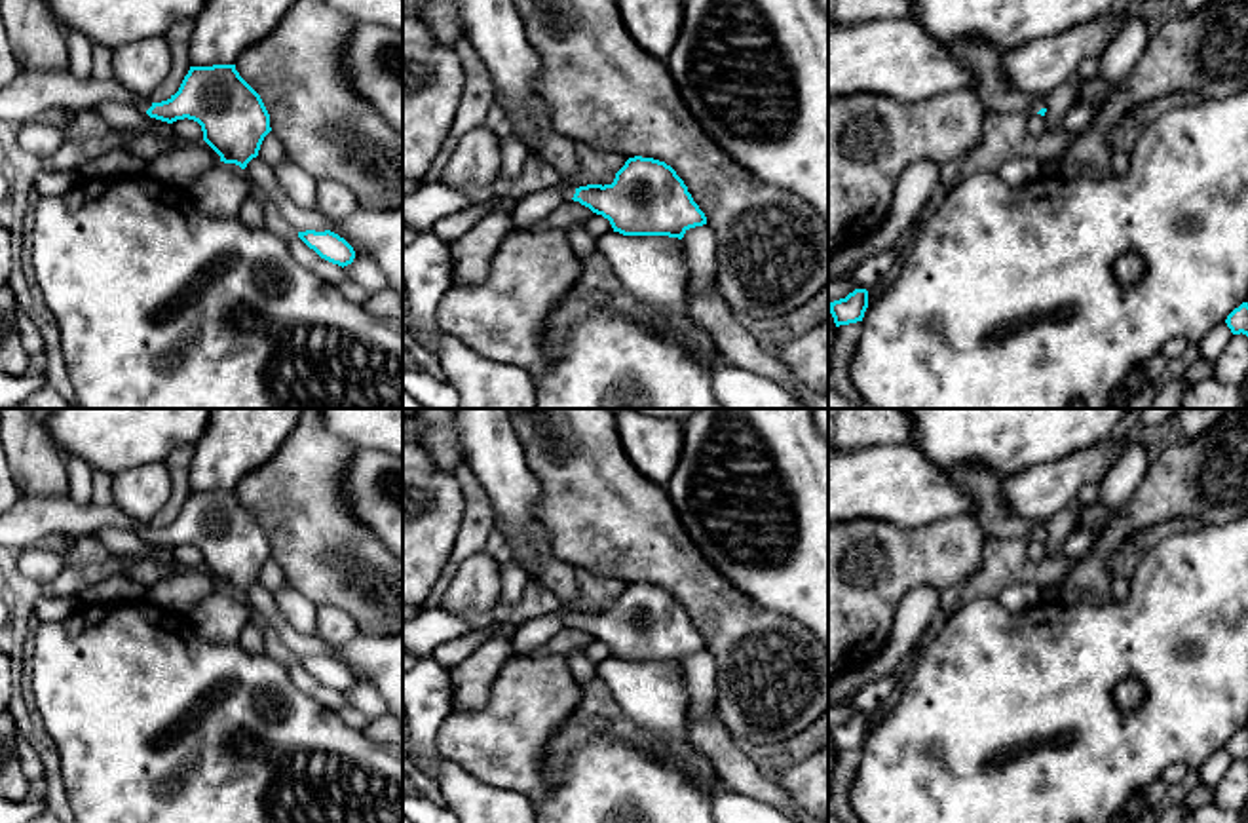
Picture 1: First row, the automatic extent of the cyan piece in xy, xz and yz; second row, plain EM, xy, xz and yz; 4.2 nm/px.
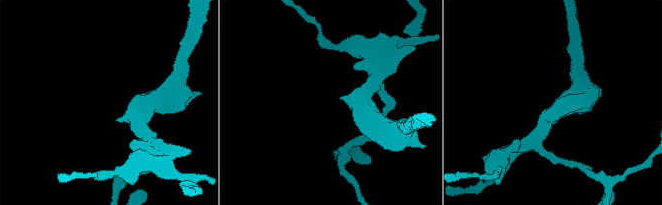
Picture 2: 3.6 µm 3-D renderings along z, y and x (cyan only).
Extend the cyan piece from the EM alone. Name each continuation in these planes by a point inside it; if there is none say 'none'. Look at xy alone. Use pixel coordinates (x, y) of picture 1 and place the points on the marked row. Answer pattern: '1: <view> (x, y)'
1: xy (31, 94)

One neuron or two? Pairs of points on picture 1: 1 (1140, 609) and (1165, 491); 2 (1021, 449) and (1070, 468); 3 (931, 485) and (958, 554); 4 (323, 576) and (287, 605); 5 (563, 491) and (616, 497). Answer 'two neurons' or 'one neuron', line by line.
1: two neurons
2: two neurons
3: two neurons
4: two neurons
5: one neuron

